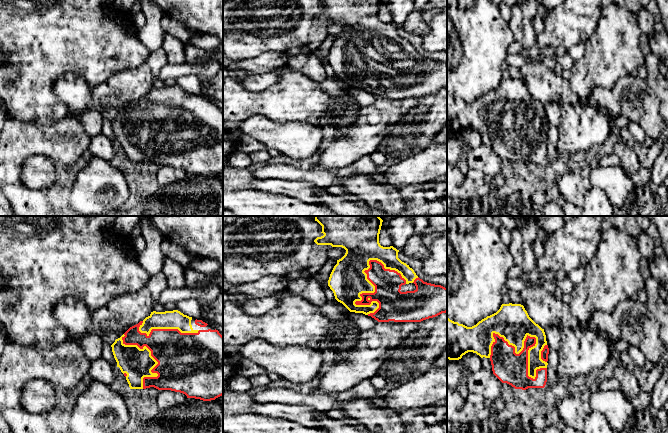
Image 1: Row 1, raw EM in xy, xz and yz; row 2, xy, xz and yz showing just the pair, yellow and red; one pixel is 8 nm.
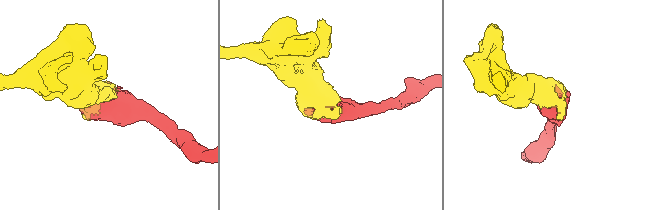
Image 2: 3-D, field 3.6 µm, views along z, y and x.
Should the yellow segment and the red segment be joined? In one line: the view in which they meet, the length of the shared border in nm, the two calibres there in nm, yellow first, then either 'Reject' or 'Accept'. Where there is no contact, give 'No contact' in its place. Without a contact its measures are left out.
Touches yellow in yz. Shared border 500 nm. Thickness 280 nm (yellow) against 190 nm. Accept

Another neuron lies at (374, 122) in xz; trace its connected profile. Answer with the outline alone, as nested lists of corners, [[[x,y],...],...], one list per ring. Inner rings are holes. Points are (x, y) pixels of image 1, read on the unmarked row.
[[[378,98],[372,105],[361,108],[356,123],[345,129],[342,136],[319,155],[320,168],[333,172],[377,151],[382,140],[391,134],[392,127],[402,122],[403,117],[417,106],[418,100],[419,98]]]

